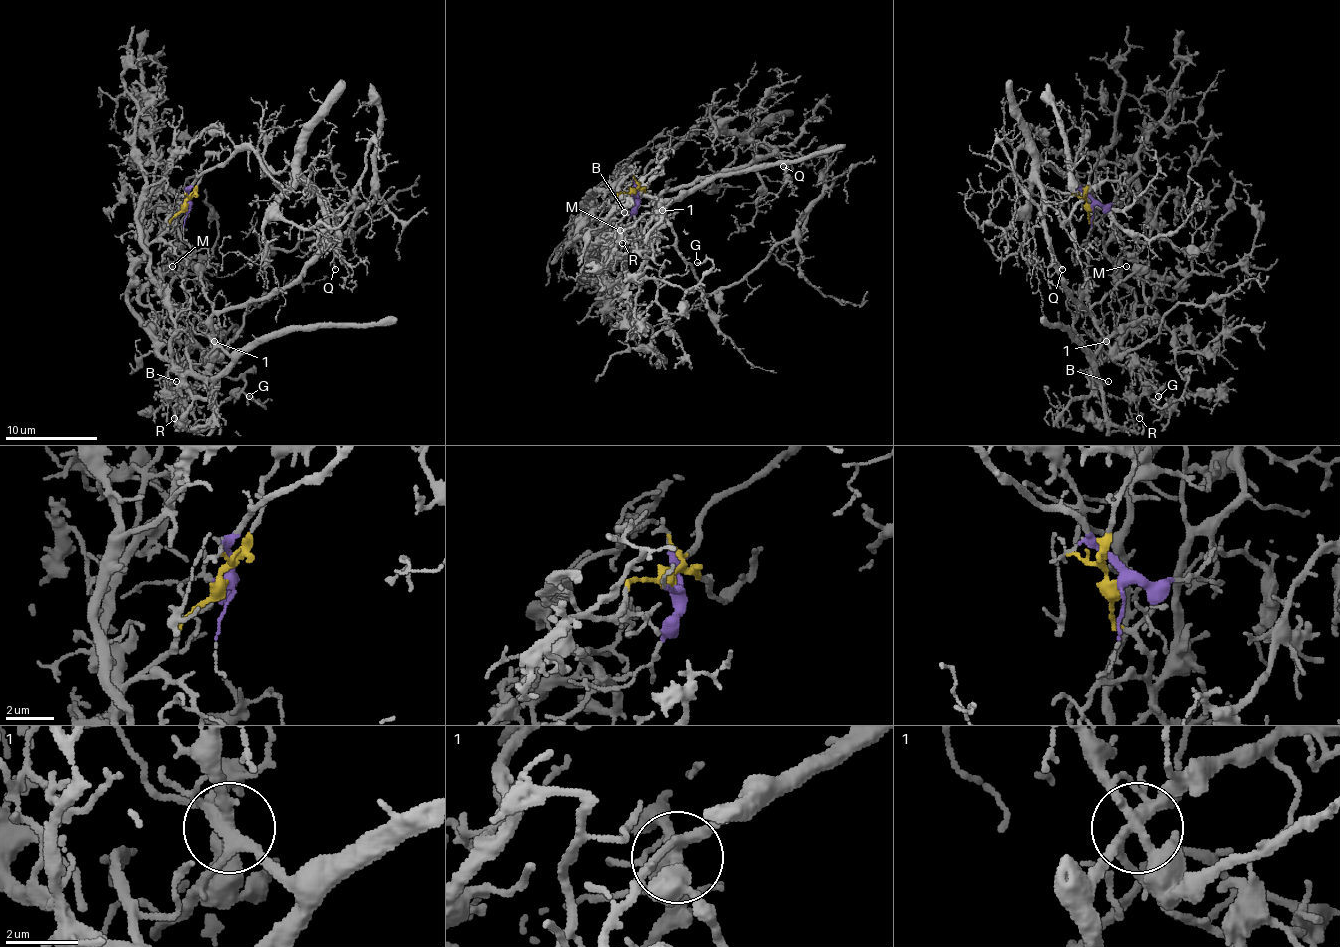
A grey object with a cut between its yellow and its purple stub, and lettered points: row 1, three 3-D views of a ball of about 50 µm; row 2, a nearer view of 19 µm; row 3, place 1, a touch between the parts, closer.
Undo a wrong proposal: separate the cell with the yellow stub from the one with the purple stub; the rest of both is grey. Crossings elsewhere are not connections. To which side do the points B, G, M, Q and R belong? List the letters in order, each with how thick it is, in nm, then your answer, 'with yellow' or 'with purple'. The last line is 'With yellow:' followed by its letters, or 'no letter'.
B: 110 nm thick; with yellow
G: 140 nm thick; with yellow
M: 110 nm thick; with yellow
Q: 130 nm thick; with purple
R: 80 nm thick; with yellow
With yellow: B, G, M, R

